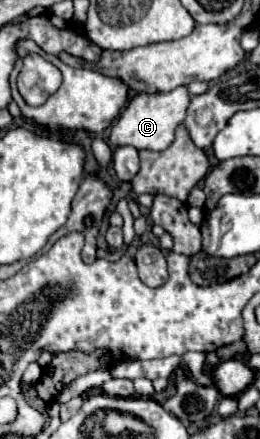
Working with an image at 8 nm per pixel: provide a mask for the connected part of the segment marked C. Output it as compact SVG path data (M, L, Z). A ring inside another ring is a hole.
M185 86L161 94L137 94L113 124L109 140L117 148L133 146L137 150L157 150L157 152L165 150L173 142L175 128L185 120L187 106L189 106L189 92Z

